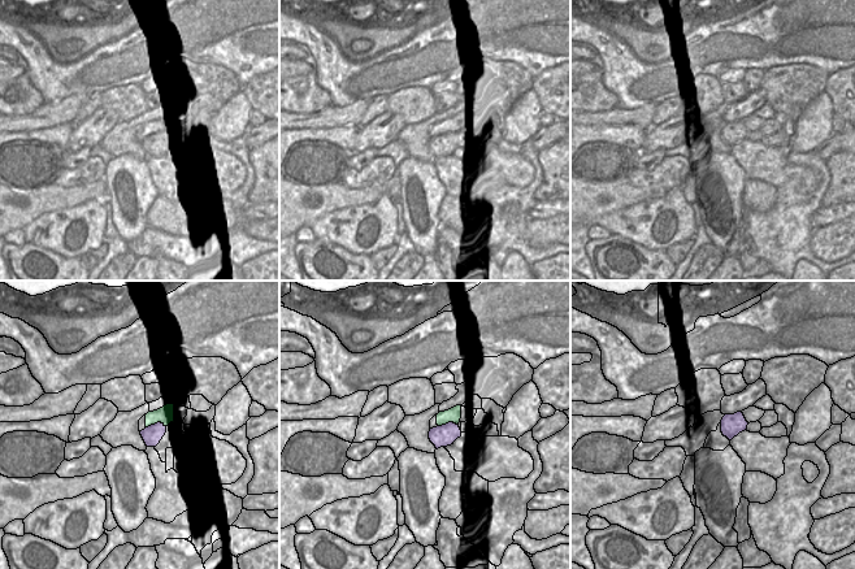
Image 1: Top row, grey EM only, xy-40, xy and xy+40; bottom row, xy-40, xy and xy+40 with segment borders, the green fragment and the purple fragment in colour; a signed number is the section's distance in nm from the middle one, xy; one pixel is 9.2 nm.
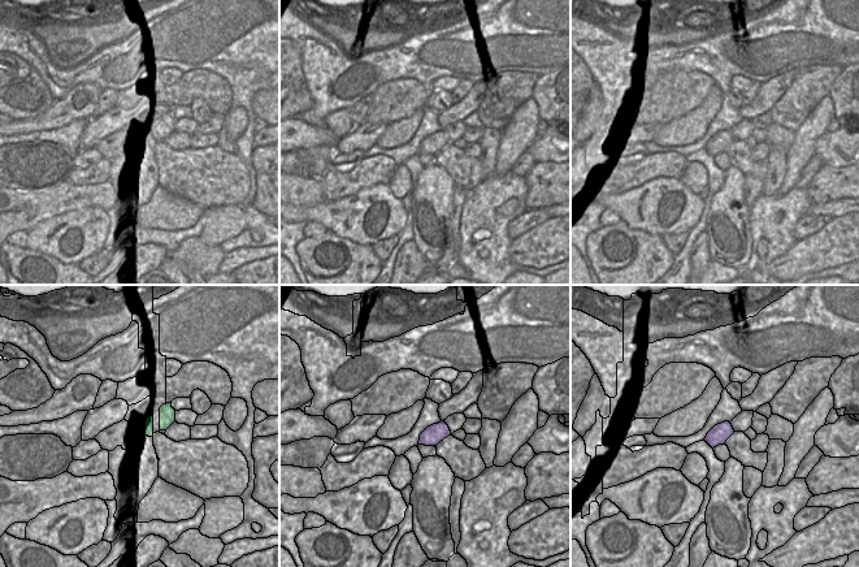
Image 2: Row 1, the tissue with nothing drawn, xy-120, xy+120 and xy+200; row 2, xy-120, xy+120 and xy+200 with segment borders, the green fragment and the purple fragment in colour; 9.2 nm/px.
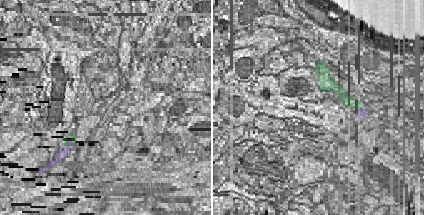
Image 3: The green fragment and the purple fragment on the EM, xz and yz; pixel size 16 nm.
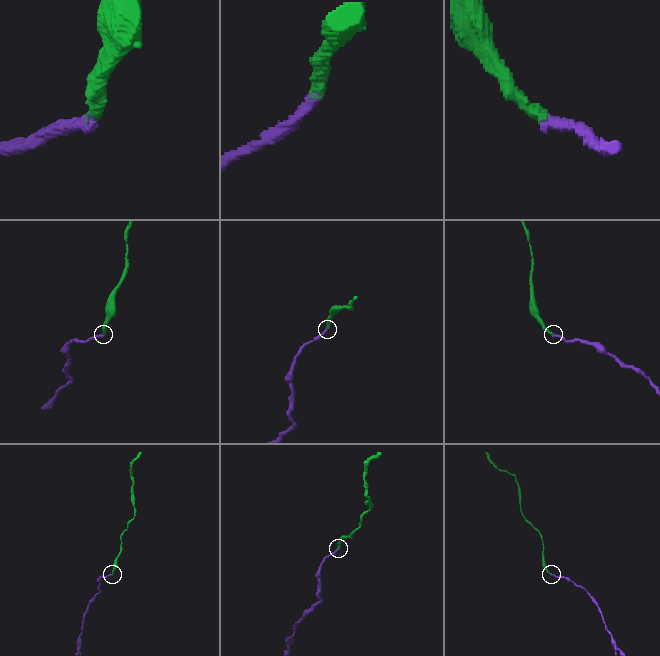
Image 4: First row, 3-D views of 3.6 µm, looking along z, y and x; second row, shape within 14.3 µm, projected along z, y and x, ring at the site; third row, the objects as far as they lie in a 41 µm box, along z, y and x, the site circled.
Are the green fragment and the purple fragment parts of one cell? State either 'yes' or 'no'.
yes

